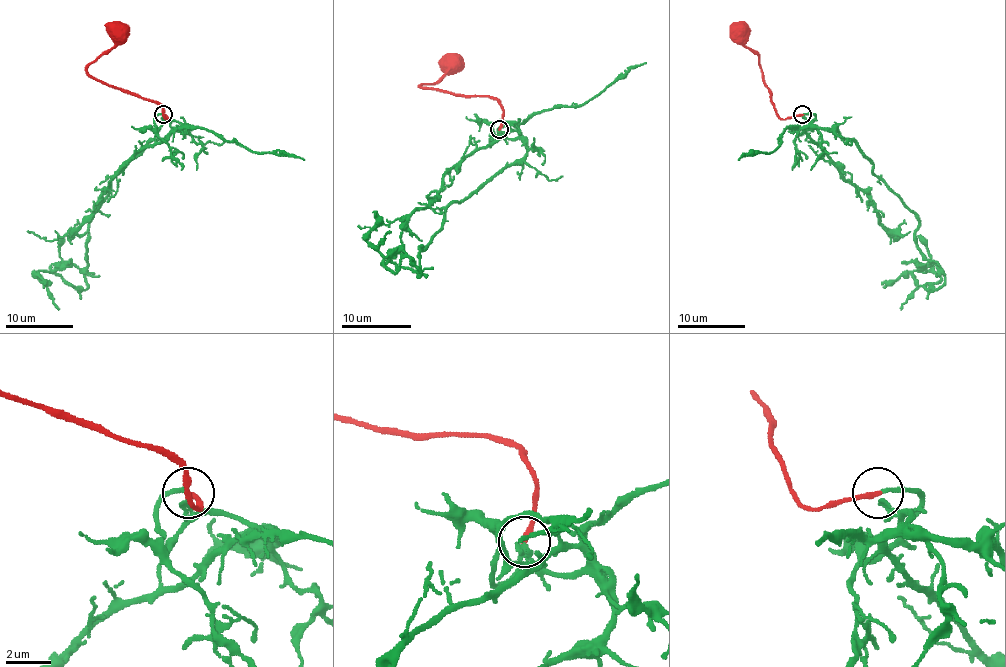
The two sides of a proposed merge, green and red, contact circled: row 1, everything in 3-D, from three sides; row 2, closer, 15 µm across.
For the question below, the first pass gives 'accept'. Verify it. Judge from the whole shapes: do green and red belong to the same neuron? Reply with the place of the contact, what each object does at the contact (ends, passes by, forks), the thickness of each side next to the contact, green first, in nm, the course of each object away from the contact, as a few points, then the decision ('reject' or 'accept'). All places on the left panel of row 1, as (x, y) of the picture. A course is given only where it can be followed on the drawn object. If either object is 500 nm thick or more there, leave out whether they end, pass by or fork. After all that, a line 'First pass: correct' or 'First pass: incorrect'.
place (163, 114); green passes by; red ends; calibres 170 and 240 nm; course green (163, 114), (190, 127), (153, 139), (111, 179), (89, 222), (86, 267), (64, 262), (38, 272), (59, 309); course red (163, 114), (155, 102), (102, 83), (87, 72), (87, 67), (114, 45), (112, 30), (119, 23); accept
First pass: correct

